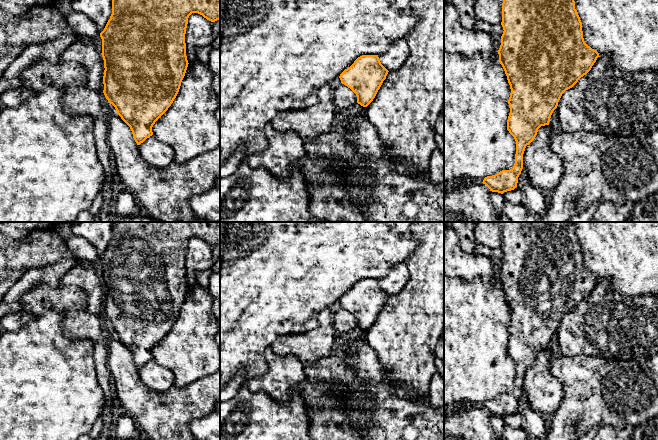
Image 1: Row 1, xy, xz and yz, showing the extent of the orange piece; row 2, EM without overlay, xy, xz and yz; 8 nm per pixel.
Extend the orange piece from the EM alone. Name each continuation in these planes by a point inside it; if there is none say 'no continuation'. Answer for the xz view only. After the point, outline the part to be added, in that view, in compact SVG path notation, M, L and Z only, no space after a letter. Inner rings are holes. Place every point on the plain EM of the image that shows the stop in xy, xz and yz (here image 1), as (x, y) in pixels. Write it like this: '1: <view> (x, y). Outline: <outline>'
no continuation

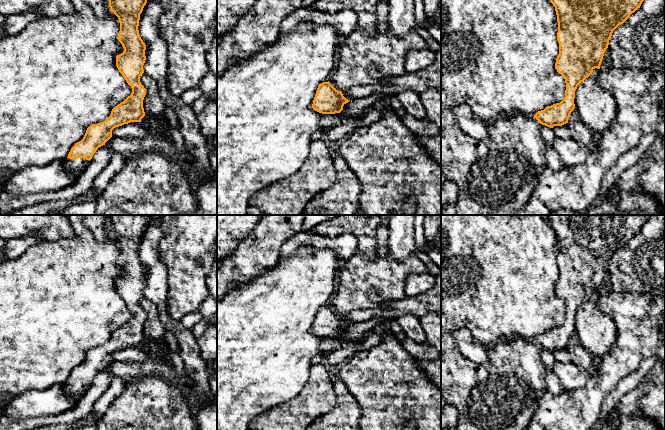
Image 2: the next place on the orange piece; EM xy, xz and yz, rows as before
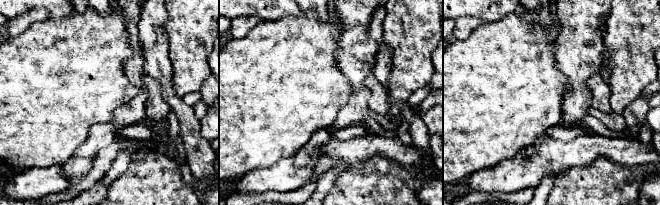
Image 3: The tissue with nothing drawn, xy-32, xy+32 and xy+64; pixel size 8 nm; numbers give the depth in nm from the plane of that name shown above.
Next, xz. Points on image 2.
no continuation

